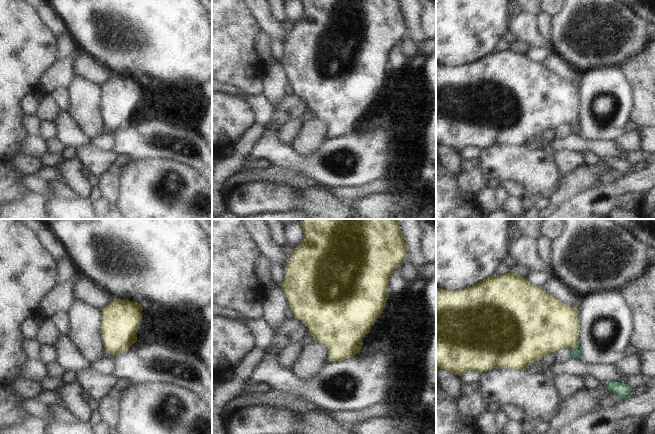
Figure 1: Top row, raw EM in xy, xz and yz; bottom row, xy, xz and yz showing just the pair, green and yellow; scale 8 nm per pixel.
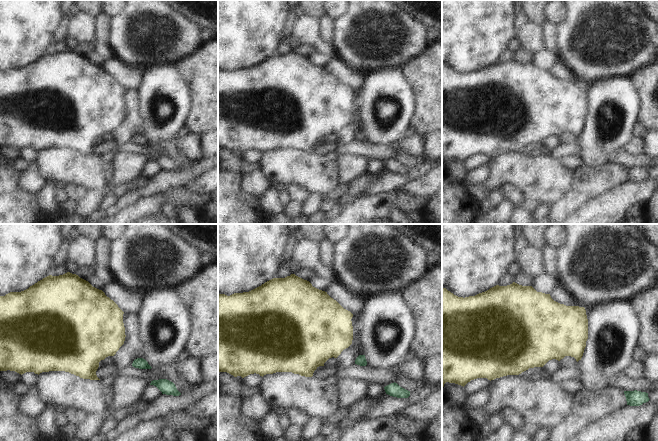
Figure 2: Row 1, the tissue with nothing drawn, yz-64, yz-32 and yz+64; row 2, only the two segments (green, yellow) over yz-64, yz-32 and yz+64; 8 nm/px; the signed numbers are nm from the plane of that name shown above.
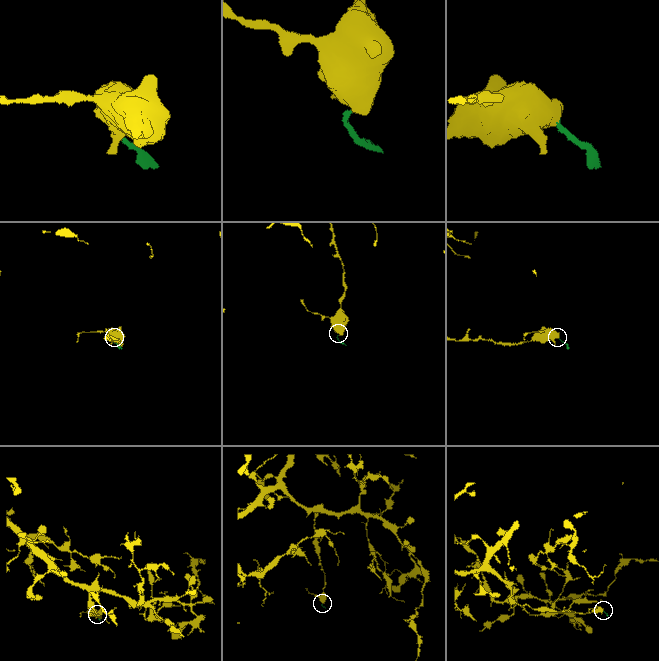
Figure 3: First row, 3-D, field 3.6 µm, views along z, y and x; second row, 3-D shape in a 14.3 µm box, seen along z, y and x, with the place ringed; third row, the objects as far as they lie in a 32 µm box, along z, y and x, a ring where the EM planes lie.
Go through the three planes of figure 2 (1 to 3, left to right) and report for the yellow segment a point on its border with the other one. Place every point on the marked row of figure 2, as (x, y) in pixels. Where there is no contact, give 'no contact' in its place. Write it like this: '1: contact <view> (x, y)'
1: no contact
2: no contact
3: no contact

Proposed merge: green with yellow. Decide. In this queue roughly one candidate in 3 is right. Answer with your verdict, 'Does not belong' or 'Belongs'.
Belongs

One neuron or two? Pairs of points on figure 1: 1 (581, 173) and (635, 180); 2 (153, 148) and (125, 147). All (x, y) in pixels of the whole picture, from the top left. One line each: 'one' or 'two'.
1: two
2: one

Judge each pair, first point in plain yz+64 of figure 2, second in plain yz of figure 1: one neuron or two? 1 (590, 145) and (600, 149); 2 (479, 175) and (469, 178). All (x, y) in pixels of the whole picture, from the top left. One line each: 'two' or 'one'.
1: two
2: two

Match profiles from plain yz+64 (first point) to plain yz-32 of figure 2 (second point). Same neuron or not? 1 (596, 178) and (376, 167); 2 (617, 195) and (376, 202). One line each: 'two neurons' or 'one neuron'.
1: two neurons
2: one neuron

